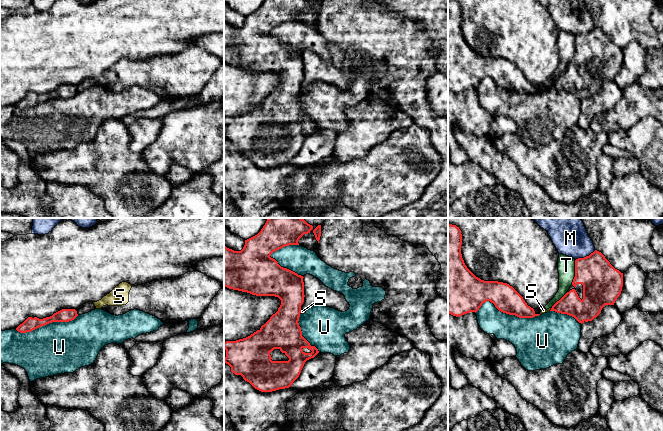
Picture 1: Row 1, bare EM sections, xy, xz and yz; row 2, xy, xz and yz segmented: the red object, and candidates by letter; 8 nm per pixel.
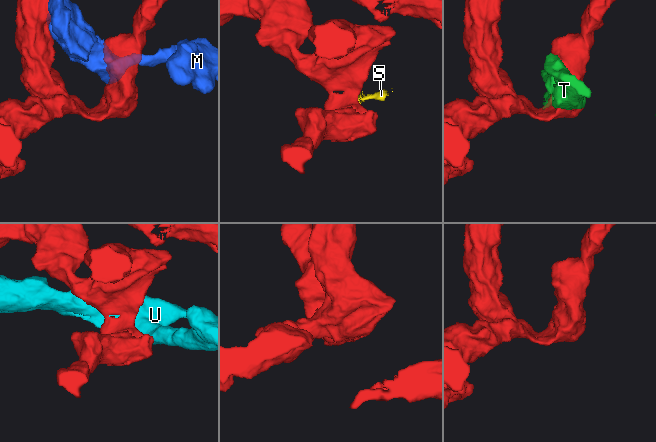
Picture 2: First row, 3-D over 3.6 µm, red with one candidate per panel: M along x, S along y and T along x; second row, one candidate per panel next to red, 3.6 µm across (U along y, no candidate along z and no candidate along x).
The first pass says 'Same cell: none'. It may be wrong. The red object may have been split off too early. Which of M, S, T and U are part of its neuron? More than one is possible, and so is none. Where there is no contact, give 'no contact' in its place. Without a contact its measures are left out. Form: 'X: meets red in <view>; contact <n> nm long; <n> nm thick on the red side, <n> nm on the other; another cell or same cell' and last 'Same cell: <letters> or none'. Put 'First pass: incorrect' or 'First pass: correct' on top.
First pass: correct
M: meets red in yz; contact 190 nm long; 300 nm thick on the red side, 260 nm on the other; another cell
S: meets red in xz; contact 40 nm long; 280 nm thick on the red side, 30 nm on the other; another cell
T: meets red in yz; contact 200 nm long; 320 nm thick on the red side, 140 nm on the other; another cell
U: meets red in yz; contact 500 nm long; 220 nm thick on the red side, 280 nm on the other; another cell
Same cell: none

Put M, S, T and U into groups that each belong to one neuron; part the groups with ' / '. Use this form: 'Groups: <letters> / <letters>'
Groups: M / S T / U

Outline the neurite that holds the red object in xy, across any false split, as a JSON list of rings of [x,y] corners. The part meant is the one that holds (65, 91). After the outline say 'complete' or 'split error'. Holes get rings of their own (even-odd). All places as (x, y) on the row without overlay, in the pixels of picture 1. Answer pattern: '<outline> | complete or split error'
[[[62,85],[54,89],[50,93],[39,95],[37,93],[28,93],[22,100],[20,100],[16,106],[20,109],[31,108],[41,102],[45,102],[52,98],[69,98],[74,96],[78,92],[75,85]]] | complete

